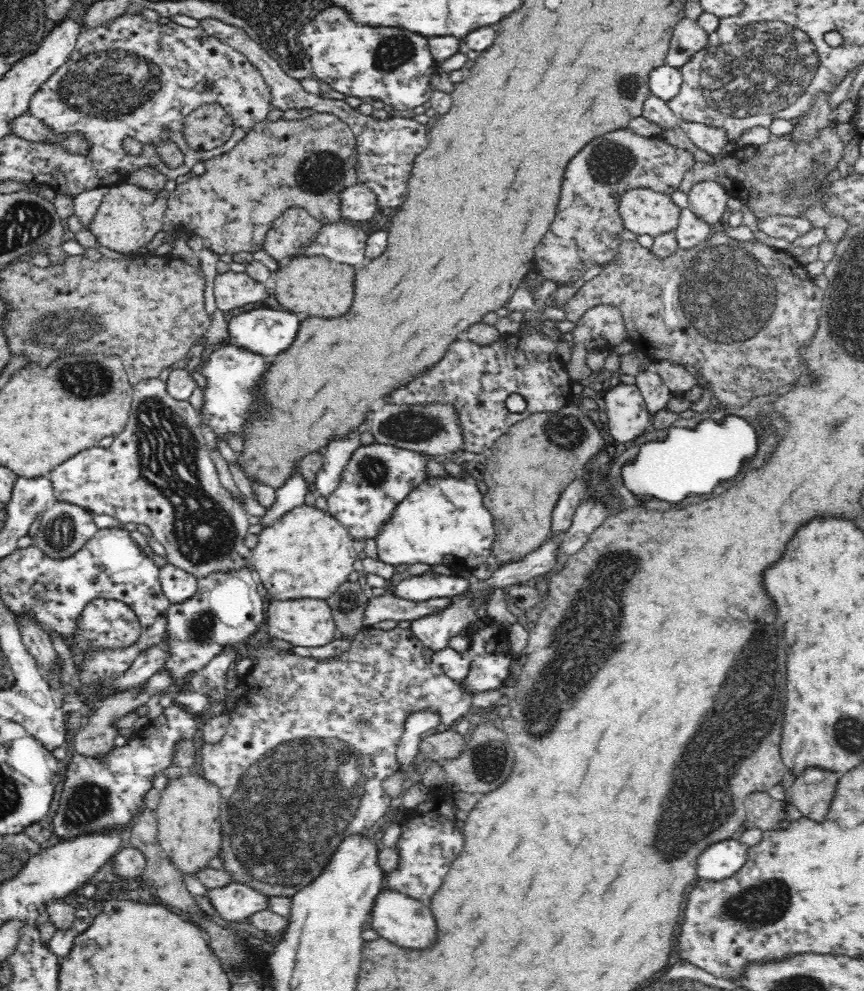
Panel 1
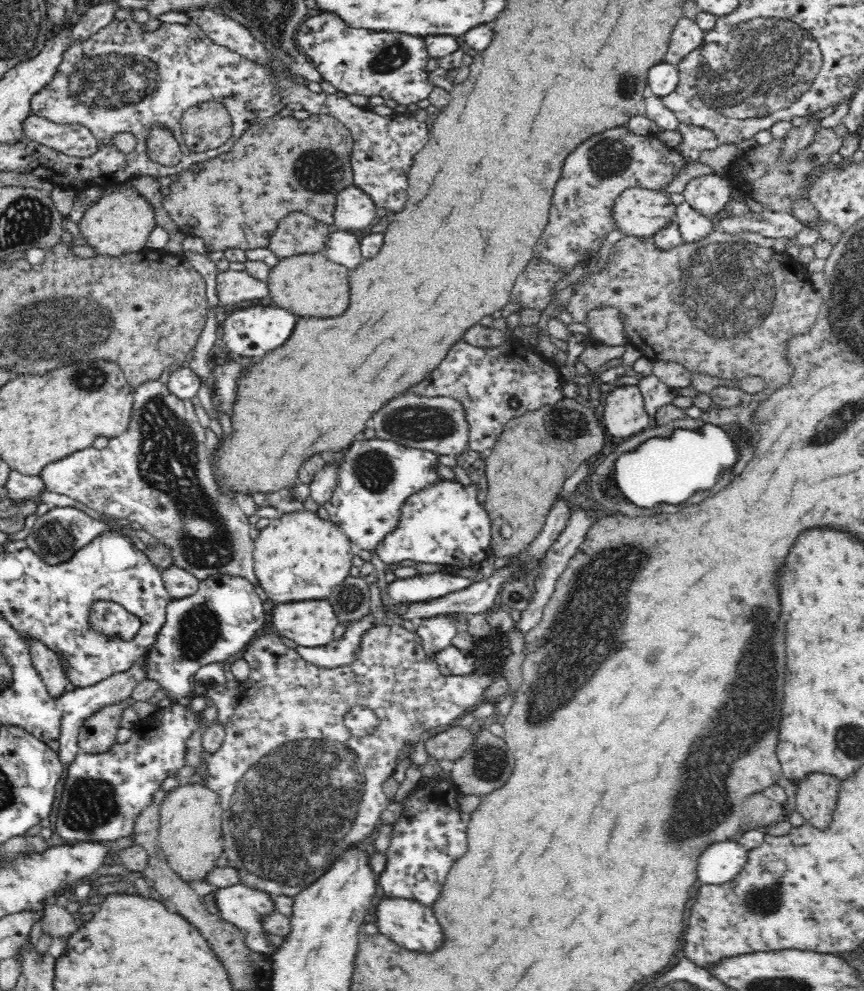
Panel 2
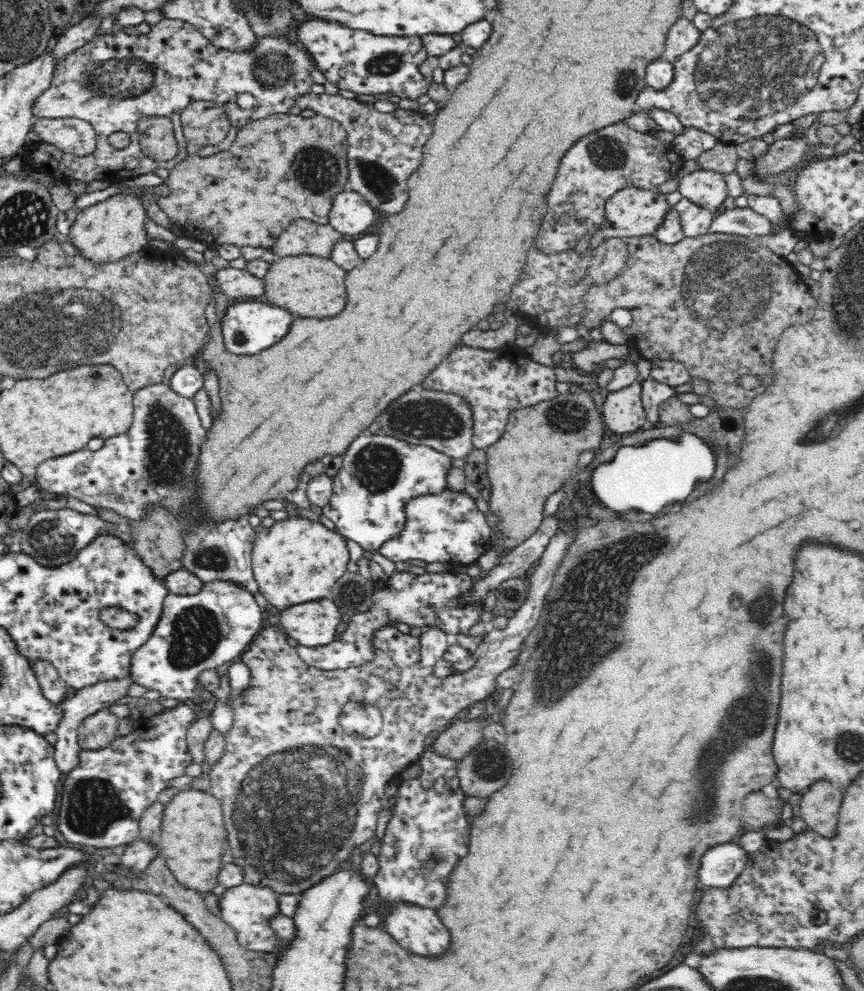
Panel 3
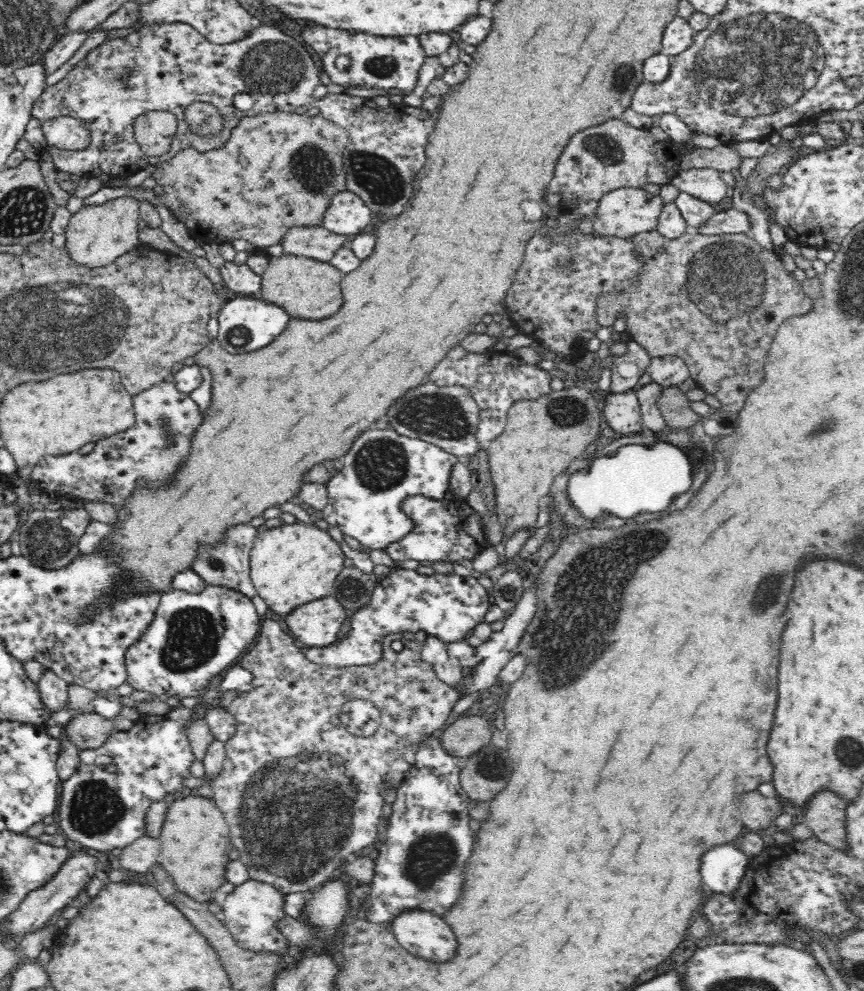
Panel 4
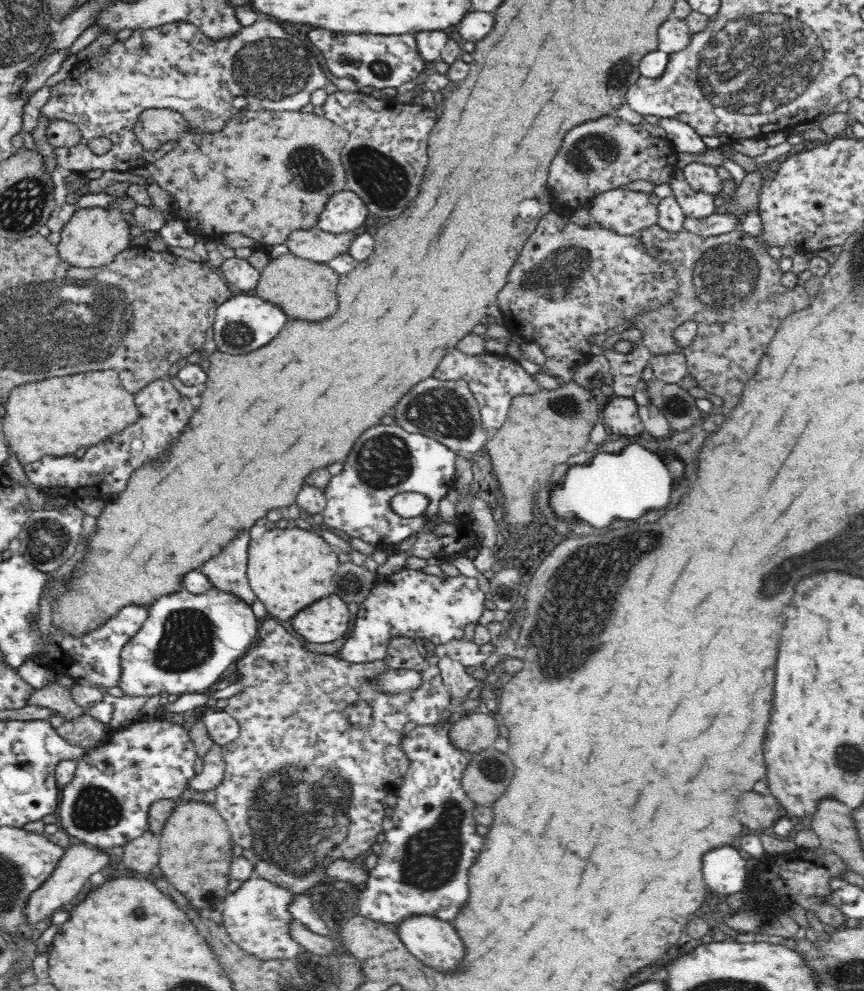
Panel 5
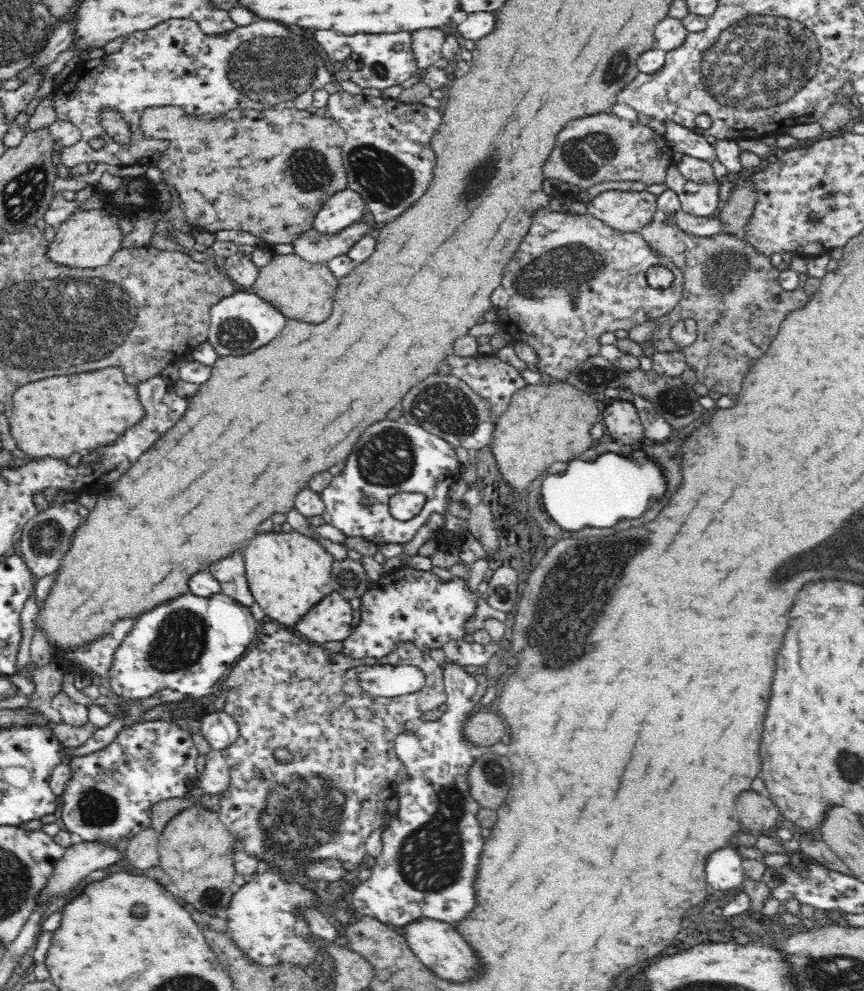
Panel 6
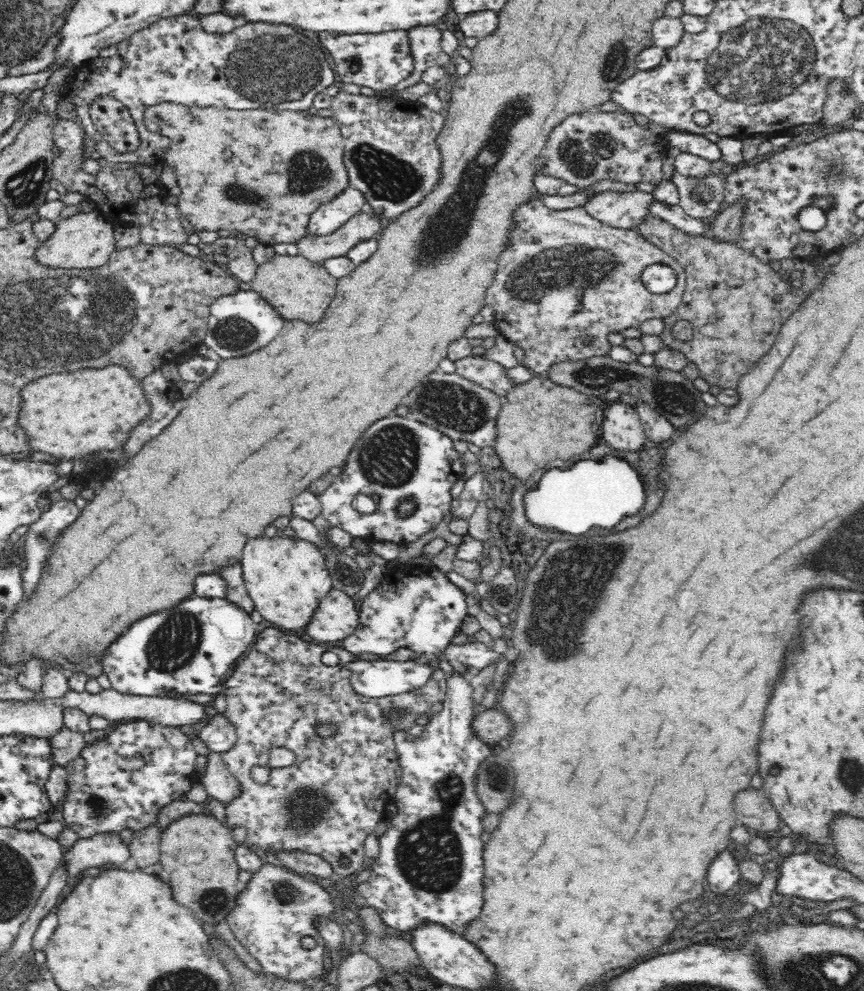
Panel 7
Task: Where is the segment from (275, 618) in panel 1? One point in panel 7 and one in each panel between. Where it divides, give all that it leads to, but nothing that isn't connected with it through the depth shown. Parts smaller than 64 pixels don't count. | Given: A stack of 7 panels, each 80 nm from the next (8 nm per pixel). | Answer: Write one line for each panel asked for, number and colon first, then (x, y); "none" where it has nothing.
2: (311, 623)
3: (313, 624)
4: (318, 624)
5: (329, 619)
6: (332, 620)
7: (337, 618)

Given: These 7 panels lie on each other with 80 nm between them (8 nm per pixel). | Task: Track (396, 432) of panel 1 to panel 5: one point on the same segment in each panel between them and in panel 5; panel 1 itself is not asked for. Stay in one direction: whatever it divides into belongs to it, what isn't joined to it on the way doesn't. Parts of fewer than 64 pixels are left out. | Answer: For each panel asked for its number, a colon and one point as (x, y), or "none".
2: (438, 423)
3: (442, 420)
4: (448, 416)
5: (446, 410)

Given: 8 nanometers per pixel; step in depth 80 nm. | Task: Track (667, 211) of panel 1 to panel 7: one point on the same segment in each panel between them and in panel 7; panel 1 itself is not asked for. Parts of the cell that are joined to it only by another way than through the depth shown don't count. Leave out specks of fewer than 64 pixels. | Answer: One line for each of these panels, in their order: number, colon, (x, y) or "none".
2: (636, 212)
3: (630, 212)
4: (625, 212)
5: (627, 212)
6: (626, 211)
7: (625, 210)

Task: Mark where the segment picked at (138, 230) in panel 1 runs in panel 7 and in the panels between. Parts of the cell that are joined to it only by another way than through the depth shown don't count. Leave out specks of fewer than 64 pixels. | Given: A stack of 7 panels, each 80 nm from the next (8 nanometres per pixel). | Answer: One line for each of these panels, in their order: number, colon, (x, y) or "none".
2: (120, 222)
3: (111, 228)
4: (95, 235)
5: (93, 236)
6: (88, 239)
7: (85, 240)

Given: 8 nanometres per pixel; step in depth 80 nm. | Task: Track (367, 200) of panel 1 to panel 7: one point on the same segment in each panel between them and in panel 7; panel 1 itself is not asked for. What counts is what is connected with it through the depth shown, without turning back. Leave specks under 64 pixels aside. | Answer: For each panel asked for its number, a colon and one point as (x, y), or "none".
2: (354, 210)
3: (350, 215)
4: (346, 214)
5: (345, 211)
6: (347, 206)
7: (328, 217)

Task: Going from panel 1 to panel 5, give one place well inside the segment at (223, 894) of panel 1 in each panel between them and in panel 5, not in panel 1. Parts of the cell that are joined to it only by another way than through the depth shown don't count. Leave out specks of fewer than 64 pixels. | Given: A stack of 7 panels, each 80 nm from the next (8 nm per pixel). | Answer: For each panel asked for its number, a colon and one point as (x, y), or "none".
2: (244, 906)
3: (248, 908)
4: (251, 912)
5: (257, 916)

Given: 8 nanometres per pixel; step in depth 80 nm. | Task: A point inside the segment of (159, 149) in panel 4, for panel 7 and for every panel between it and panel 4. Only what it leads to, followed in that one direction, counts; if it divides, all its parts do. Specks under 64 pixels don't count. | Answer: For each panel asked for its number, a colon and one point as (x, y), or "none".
5: (264, 174)
6: (268, 172)
7: (262, 172)

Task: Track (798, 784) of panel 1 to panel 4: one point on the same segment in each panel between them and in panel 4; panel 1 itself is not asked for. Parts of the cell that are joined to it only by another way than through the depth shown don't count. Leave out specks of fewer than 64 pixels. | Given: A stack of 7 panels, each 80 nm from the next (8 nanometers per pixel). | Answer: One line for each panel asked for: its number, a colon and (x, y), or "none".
2: (814, 800)
3: (820, 805)
4: (825, 815)

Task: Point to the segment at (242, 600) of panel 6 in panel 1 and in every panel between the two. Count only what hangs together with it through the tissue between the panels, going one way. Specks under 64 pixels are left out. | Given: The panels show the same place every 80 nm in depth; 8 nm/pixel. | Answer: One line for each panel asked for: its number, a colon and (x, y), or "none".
1: (157, 472)
2: (140, 476)
3: (224, 553)
4: (228, 567)
5: (228, 572)

